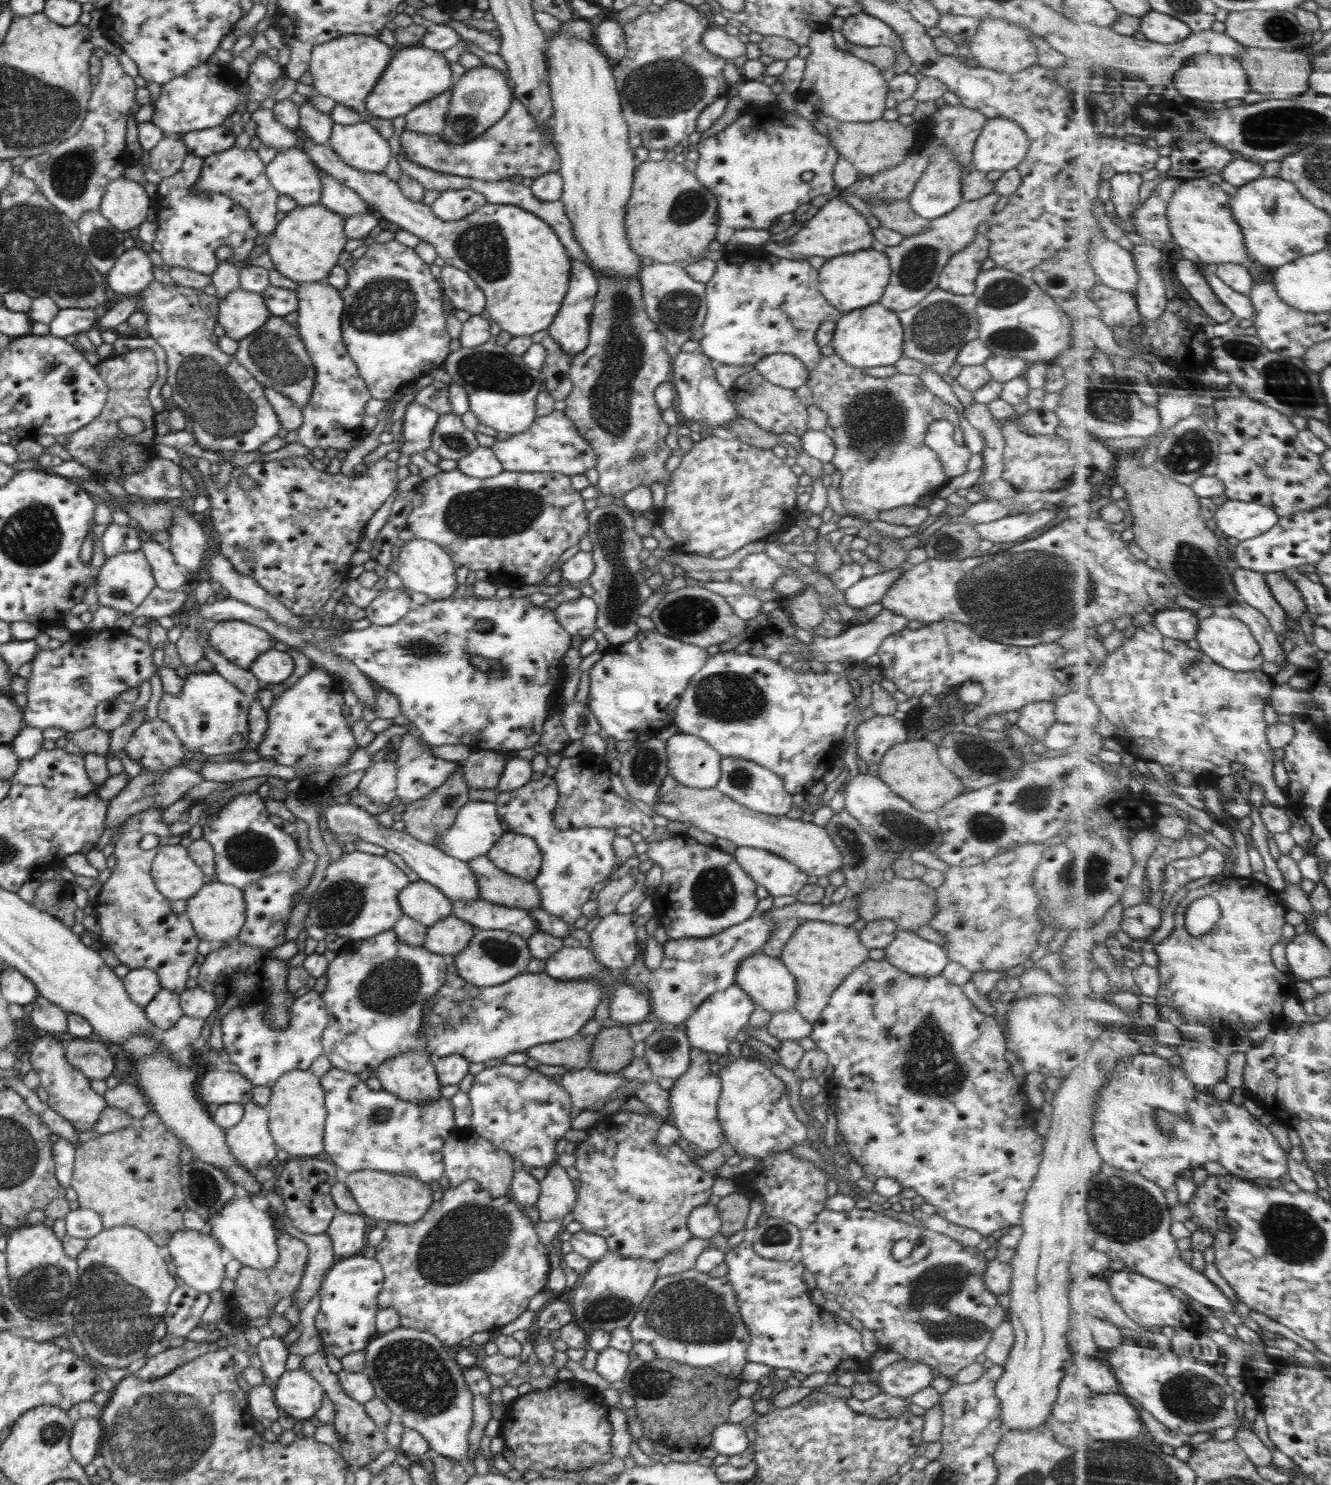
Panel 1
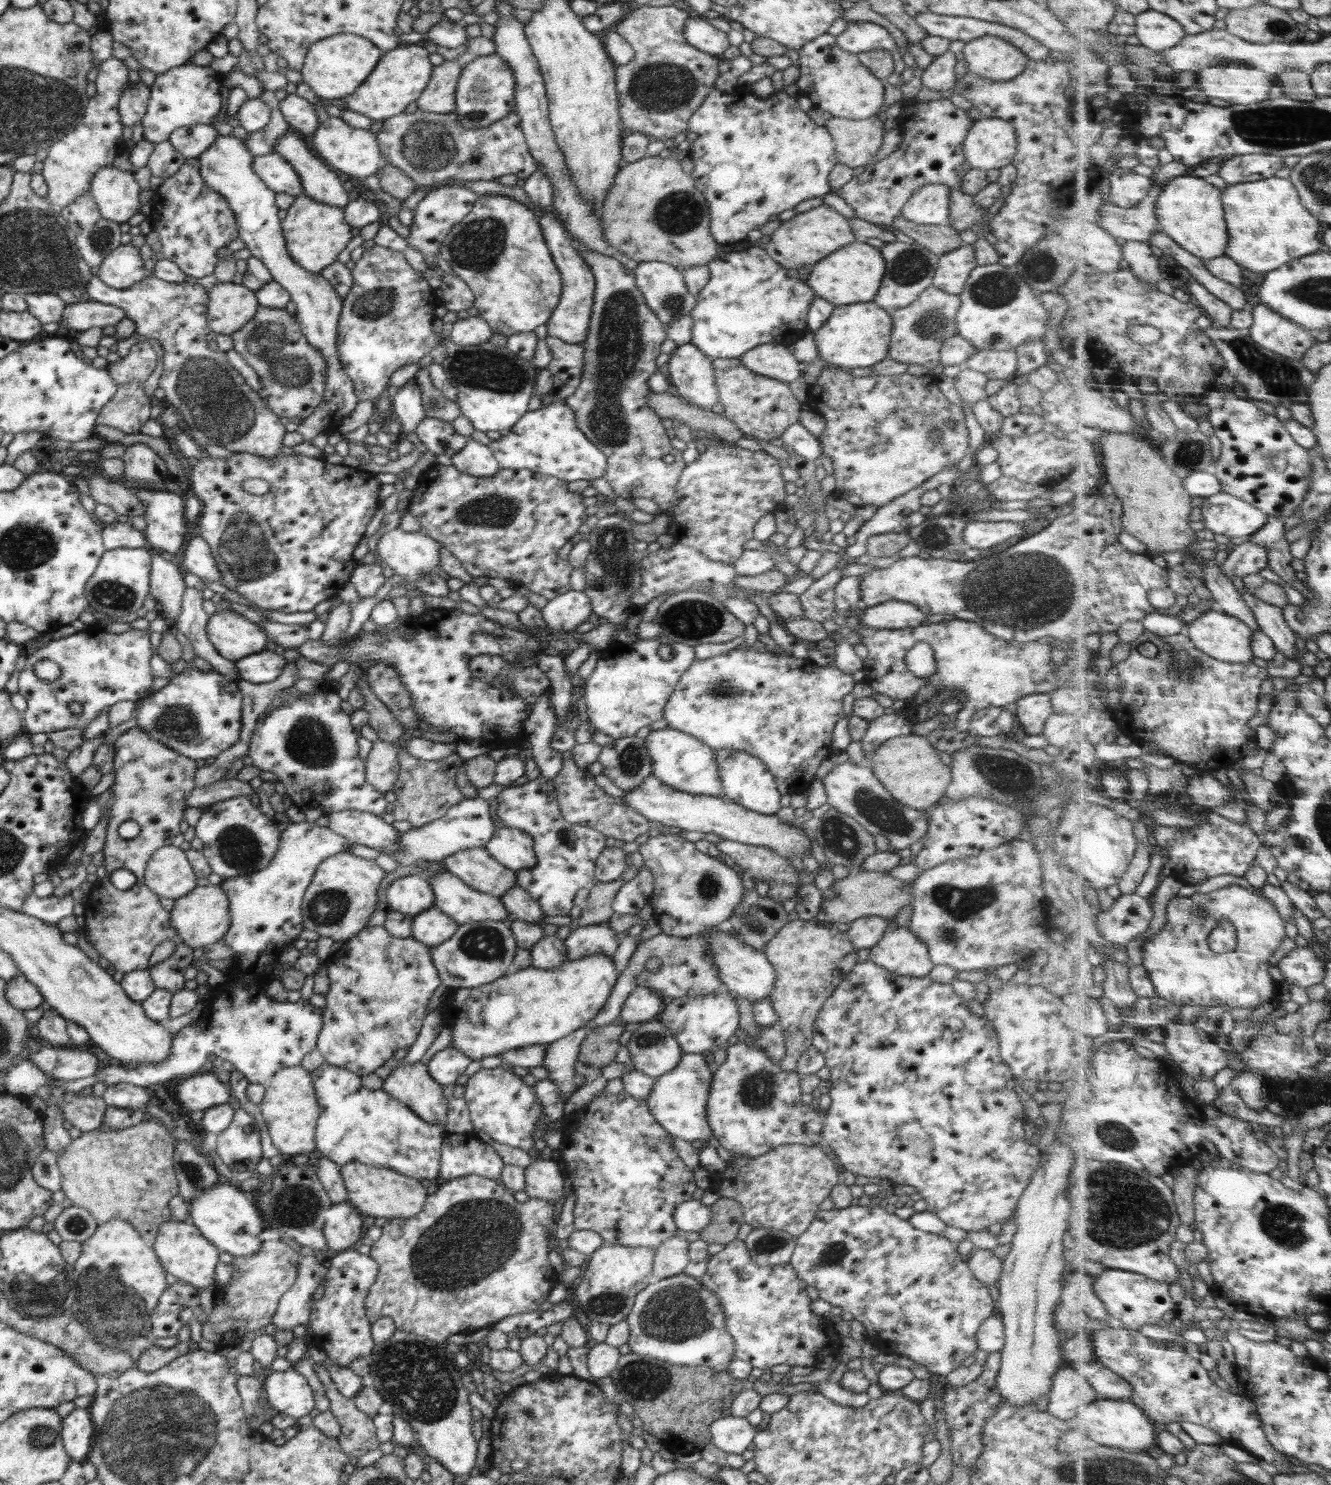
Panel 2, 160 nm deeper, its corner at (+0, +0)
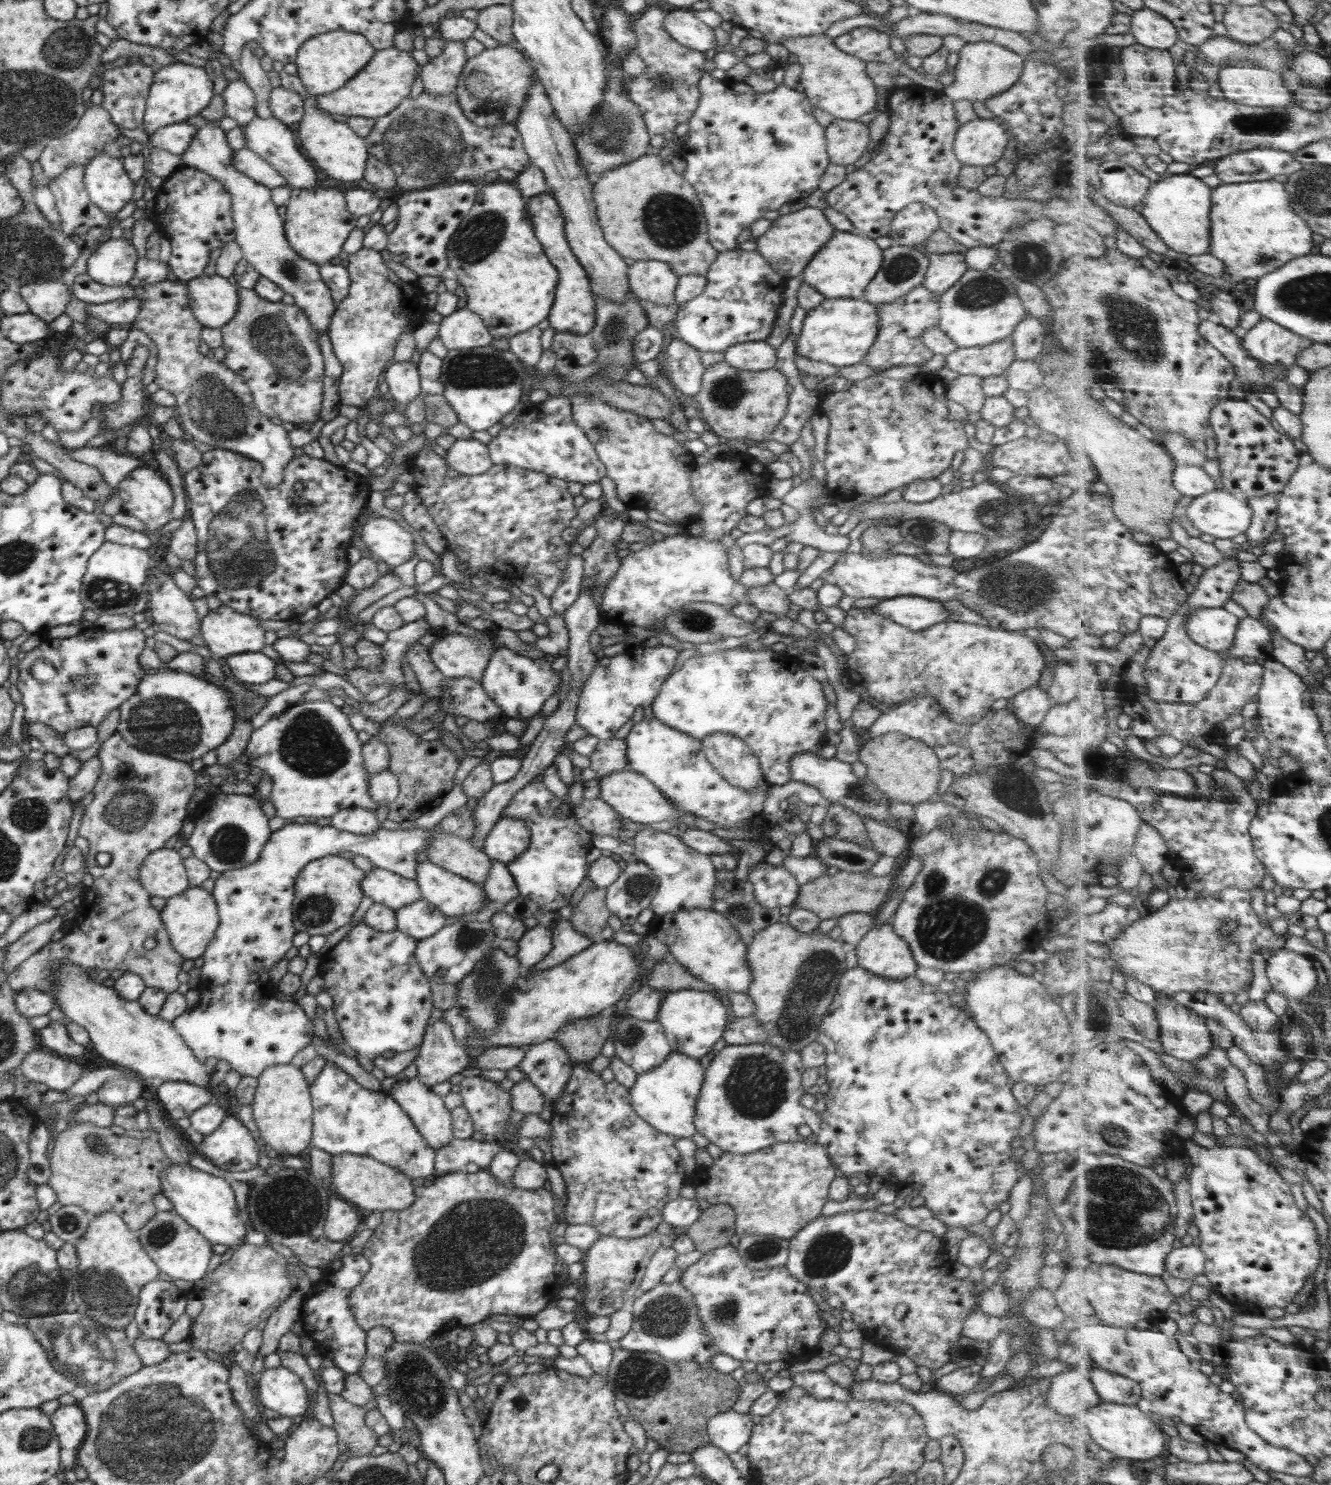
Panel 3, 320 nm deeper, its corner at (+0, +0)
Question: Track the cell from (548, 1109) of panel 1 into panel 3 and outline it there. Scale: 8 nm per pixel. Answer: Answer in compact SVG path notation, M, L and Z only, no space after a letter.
M481 1076L464 1078L460 1097L473 1123L474 1131L494 1138L507 1132L505 1125L511 1117L510 1091L502 1090L498 1082L485 1080Z

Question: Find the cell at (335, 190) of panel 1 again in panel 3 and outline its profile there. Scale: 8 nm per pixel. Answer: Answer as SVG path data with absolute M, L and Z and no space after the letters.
M258 117L241 128L244 128L246 149L256 153L256 155L272 165L286 179L286 183L291 189L316 190L316 188L322 188L319 184L320 180L318 180L318 169L310 162L305 152L297 147L296 136L288 128L288 125L274 118L264 119Z

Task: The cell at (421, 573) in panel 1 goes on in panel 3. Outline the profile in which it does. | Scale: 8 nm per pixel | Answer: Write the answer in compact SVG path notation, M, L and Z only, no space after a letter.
M381 516L369 517L361 529L361 539L367 548L392 569L416 555L414 537L397 521Z

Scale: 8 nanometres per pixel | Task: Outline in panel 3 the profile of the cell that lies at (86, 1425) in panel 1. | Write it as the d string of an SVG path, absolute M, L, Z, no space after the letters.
M60 1405L49 1419L61 1448L77 1451L87 1433L85 1416L79 1405Z

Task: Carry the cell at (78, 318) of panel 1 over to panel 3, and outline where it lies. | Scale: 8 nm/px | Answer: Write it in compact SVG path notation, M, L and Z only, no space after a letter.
M138 297L119 298L102 304L88 305L87 316L112 325L135 325L142 301Z

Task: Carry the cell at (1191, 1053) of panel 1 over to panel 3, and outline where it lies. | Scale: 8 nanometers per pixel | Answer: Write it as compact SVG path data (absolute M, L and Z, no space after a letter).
M1161 996L1157 1013L1165 1052L1176 1058L1189 1062L1203 1059L1216 1045L1207 1017L1173 1001L1172 996Z

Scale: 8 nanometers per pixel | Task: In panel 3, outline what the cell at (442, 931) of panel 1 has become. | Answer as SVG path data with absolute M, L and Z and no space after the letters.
M422 898L397 908L395 913L396 928L416 940L435 935L448 924L447 916Z

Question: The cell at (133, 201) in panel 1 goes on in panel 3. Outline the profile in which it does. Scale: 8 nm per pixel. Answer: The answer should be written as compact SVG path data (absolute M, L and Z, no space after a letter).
M105 152L98 154L86 166L83 180L92 203L106 214L116 214L130 202L134 193L134 183L120 159Z

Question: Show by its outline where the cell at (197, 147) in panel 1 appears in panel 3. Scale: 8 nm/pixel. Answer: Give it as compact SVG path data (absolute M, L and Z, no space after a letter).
M186 122L172 124L152 134L146 148L158 147L181 157L186 152L186 148L190 148L190 142L194 140L196 132L198 130Z

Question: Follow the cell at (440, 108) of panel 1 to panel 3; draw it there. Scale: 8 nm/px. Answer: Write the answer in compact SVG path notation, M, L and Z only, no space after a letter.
M444 40L442 54L431 58L421 68L423 88L434 96L454 95L467 57L464 41Z

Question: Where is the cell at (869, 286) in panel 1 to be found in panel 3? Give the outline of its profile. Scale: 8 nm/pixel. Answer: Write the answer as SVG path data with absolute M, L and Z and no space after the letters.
M834 231L834 234L814 254L808 266L802 272L802 279L806 284L815 288L825 298L851 298L864 300L866 285L875 277L876 272L882 268L883 250L874 239L863 238L850 231Z

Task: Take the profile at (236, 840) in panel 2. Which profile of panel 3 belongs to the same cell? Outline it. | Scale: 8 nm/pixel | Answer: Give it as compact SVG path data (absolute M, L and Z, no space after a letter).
M216 793L208 796L192 814L191 820L195 827L187 845L192 848L194 858L201 860L209 866L210 870L226 872L233 868L242 868L247 864L255 863L266 844L266 841L273 833L268 827L268 817L261 809L261 803L254 797L245 794L224 794Z

